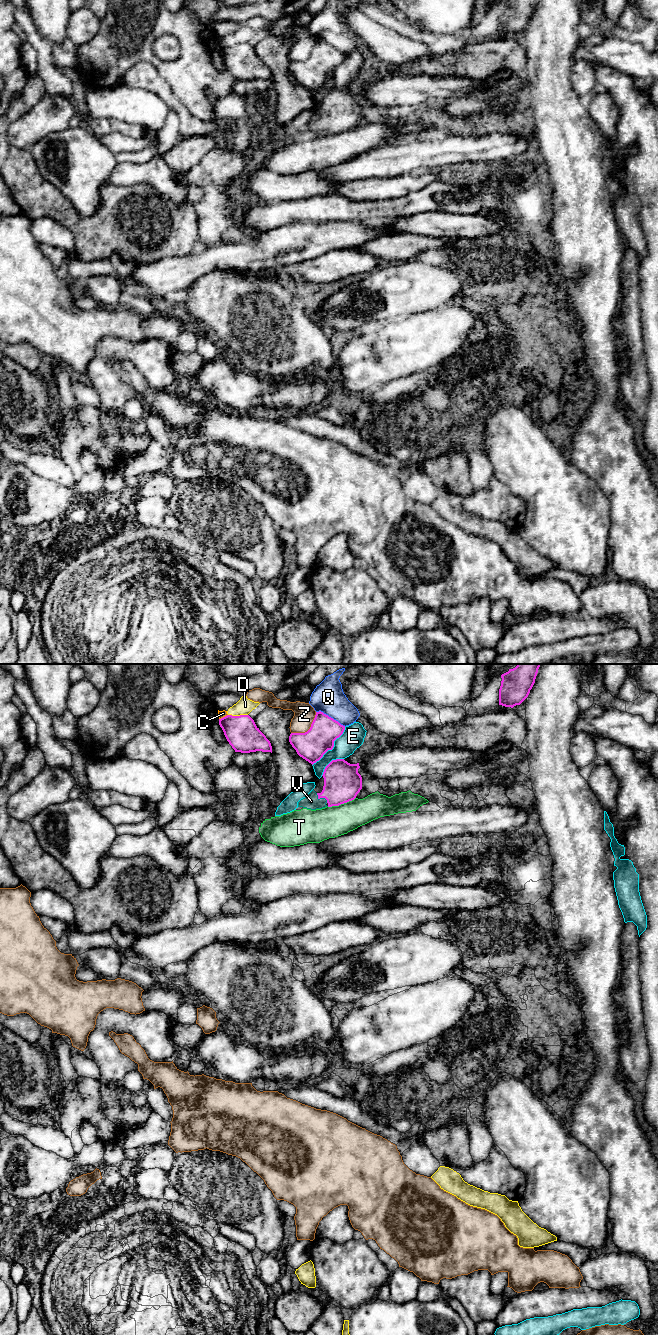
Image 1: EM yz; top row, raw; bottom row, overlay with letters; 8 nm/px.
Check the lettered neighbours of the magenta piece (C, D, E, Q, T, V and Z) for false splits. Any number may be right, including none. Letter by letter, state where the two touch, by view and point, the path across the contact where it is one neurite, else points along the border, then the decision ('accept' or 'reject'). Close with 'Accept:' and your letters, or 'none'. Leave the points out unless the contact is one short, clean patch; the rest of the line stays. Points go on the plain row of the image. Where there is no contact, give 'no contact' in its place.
C: meets magenta in yz at (223, 45); border along yz (227, 42), (219, 47); reject
D: meets magenta in yz at (238, 44); border along yz (228, 42), (247, 43); reject
E: meets magenta in yz at (332, 76); reject
Q: meets magenta in yz at (330, 45); reject
T: meets magenta in yz at (341, 131); border along yz (355, 125), (338, 133), (327, 134); reject
V: meets magenta in yz at (321, 125); runs through yz (342, 110), (330, 122), (321, 125), (311, 129); accept
Z: meets magenta in yz at (309, 57); reject
Accept: V

